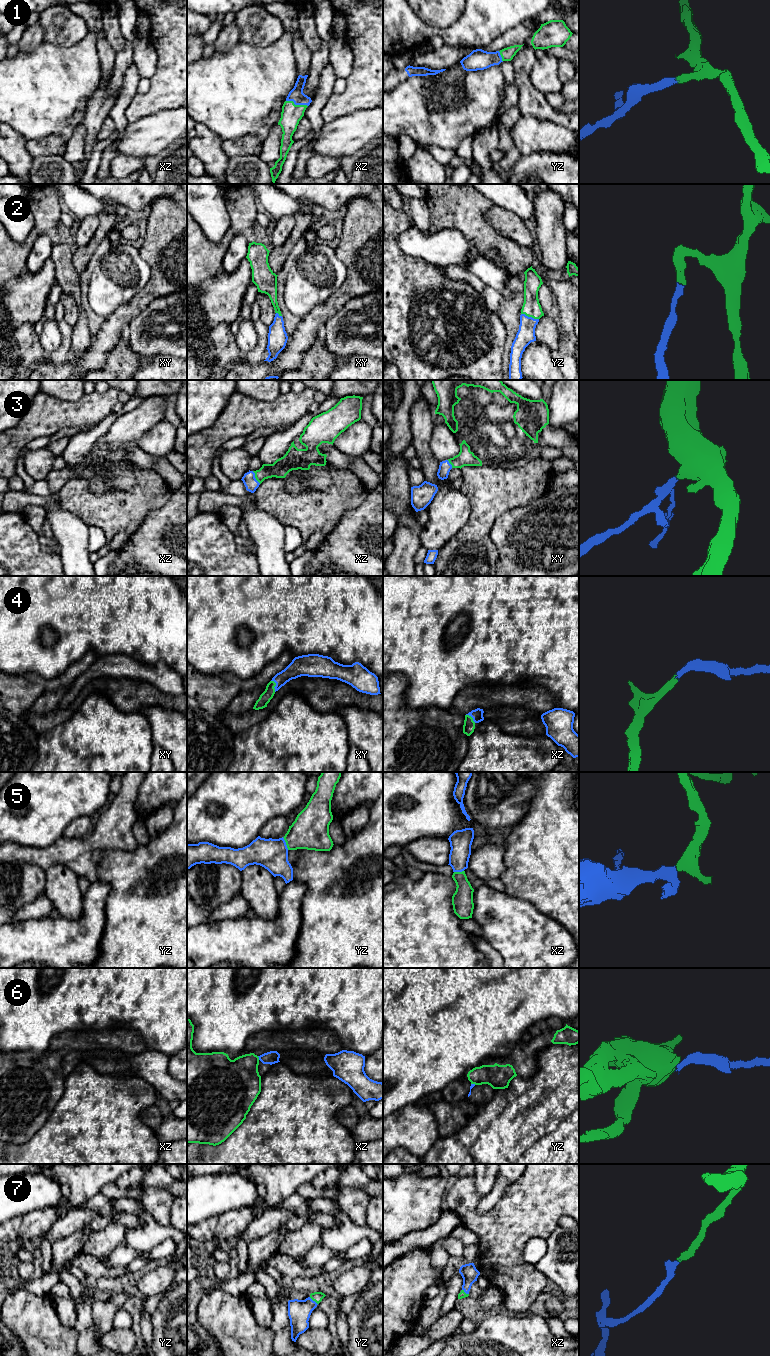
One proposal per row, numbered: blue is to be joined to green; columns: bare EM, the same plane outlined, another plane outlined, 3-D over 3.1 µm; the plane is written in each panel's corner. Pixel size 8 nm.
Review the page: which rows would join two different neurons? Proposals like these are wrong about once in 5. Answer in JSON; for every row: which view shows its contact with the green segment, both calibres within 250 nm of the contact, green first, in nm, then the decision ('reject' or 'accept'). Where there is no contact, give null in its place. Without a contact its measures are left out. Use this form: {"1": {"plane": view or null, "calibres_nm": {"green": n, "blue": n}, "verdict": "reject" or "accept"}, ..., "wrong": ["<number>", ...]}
{"1": {"plane": "xz", "calibres_nm": {"green": 170, "blue": 120}, "verdict": "accept"}, "2": {"plane": "yz", "calibres_nm": {"green": 150, "blue": 140}, "verdict": "accept"}, "3": {"plane": "xz", "calibres_nm": {"green": 150, "blue": 110}, "verdict": "accept"}, "4": {"plane": "xy", "calibres_nm": {"green": 90, "blue": 150}, "verdict": "accept"}, "5": {"plane": "yz", "calibres_nm": {"green": 300, "blue": 260}, "verdict": "accept"}, "6": {"plane": "xz", "calibres_nm": {"green": 360, "blue": 110}, "verdict": "reject"}, "7": {"plane": "yz", "calibres_nm": {"green": 80, "blue": 190}, "verdict": "accept"}, "wrong": ["6"]}

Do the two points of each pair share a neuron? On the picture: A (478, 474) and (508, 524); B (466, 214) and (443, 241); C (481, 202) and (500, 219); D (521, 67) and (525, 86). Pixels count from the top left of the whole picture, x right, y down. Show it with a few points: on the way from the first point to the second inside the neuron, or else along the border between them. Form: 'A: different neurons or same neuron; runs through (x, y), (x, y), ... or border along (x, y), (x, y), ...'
A: different neurons; border along (525, 505), (500, 515), (490, 534)
B: different neurons; border along (431, 230), (456, 229), (470, 244)
C: different neurons; border along (493, 205), (486, 212), (485, 216), (497, 231)
D: same neuron; runs through (522, 72), (523, 81)

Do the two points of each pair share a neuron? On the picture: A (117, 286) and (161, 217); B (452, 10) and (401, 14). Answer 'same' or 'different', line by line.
A: different
B: different

